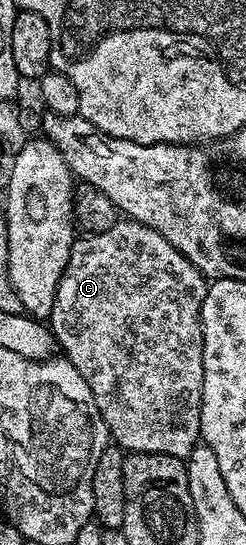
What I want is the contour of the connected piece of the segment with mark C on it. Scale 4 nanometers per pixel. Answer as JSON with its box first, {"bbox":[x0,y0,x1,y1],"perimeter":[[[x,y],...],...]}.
{"bbox":[48,219,207,459],"perimeter":[[[119,219],[108,231],[75,240],[58,284],[48,328],[66,360],[84,375],[113,444],[126,453],[159,453],[186,459],[200,443],[202,304],[207,288],[207,278],[194,264],[184,259],[160,231],[152,231],[139,221]]]}

